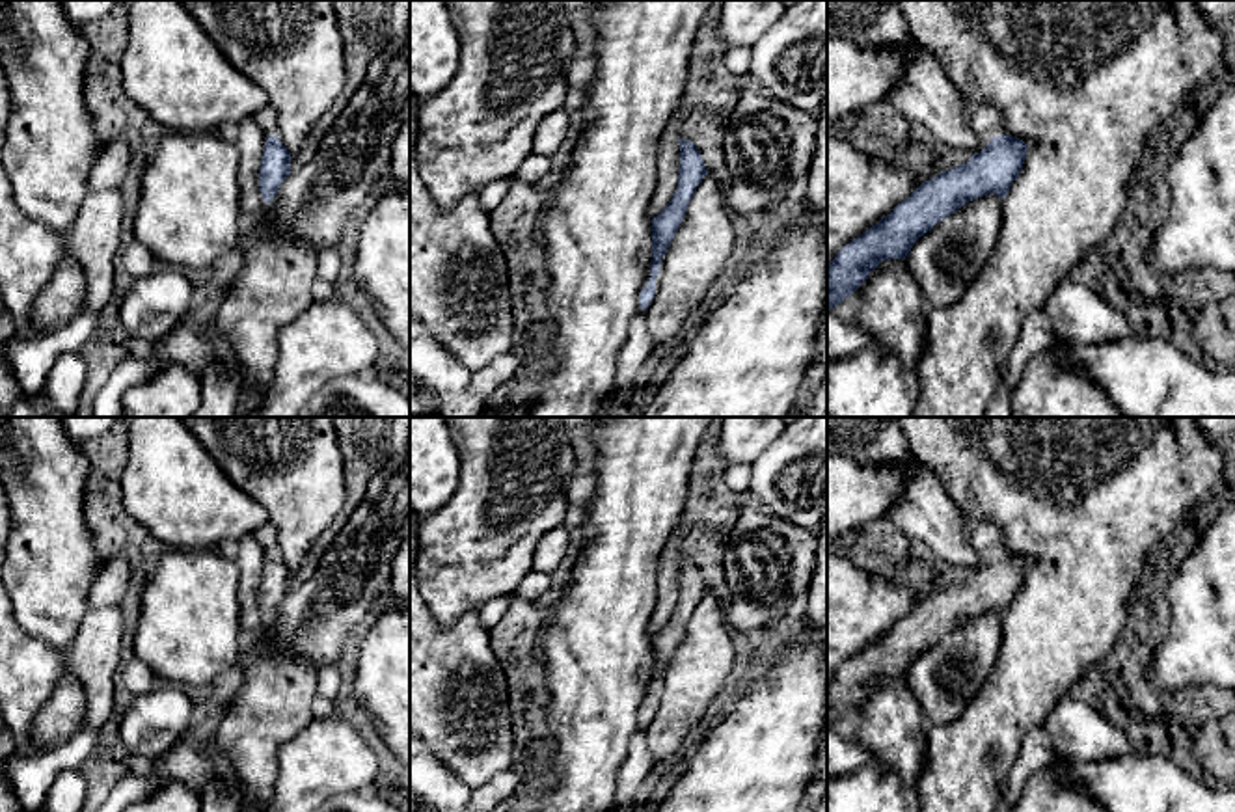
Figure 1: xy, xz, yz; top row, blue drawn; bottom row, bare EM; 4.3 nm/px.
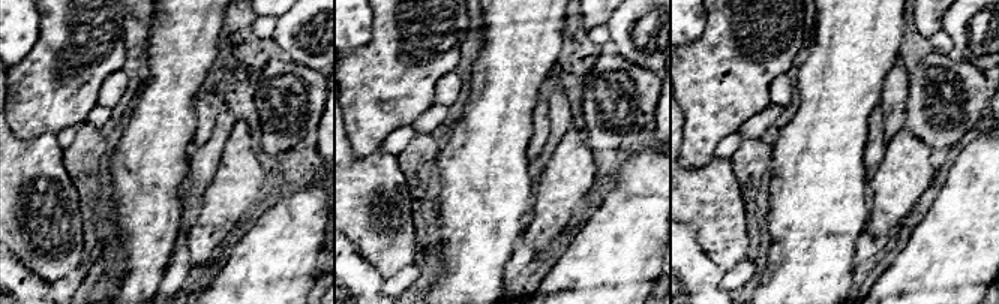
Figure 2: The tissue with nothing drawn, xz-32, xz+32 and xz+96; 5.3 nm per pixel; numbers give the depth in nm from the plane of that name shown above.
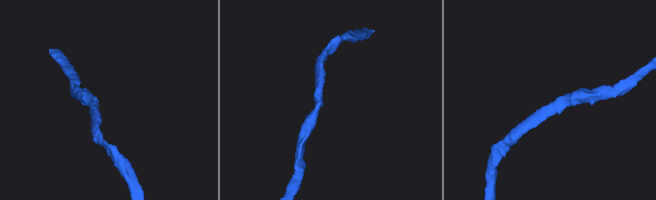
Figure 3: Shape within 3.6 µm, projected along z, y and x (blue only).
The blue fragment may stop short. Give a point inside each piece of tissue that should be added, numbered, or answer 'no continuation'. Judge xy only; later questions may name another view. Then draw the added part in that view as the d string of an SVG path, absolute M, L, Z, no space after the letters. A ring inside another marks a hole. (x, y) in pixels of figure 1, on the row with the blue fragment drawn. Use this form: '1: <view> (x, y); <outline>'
no continuation

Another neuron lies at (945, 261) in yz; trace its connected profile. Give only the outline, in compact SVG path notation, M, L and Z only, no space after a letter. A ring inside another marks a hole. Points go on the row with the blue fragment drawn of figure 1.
M987 194L965 203L916 240L909 272L931 307L956 304L980 276L1000 235L1002 199Z

